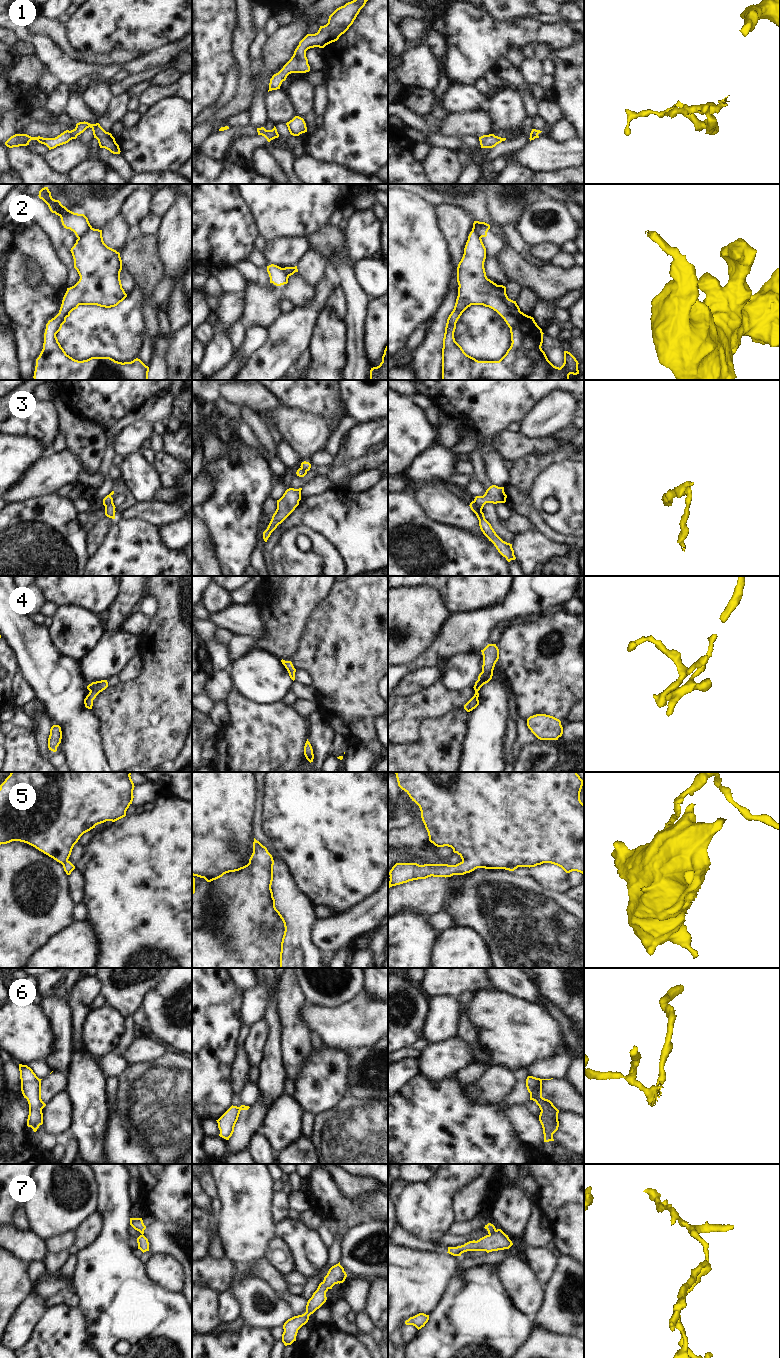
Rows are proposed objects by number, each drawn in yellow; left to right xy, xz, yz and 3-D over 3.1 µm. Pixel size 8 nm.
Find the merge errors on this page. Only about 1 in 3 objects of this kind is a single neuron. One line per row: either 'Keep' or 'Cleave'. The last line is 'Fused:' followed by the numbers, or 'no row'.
1: Cleave
2: Cleave
3: Cleave
4: Keep
5: Keep
6: Cleave
7: Cleave
Fused: 1, 2, 3, 6, 7

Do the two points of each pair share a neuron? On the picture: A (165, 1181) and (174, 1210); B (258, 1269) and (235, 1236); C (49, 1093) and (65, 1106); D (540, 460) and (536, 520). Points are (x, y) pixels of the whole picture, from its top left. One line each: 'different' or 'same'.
A: same
B: different
C: different
D: same

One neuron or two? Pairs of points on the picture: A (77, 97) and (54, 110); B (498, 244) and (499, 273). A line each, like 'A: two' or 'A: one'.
A: two
B: one

